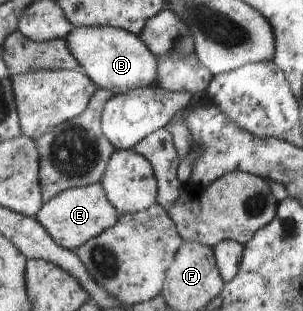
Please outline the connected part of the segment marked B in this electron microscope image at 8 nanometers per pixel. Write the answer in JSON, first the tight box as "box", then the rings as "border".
{"box":[66,26,160,94],"border":[[[90,26],[74,28],[70,35],[66,37],[71,53],[74,53],[75,59],[84,67],[84,71],[99,88],[105,88],[109,91],[114,91],[116,94],[124,94],[131,91],[133,88],[155,86],[160,87],[156,83],[158,78],[158,67],[160,59],[150,47],[135,33],[126,31],[119,27],[107,26]]]}

